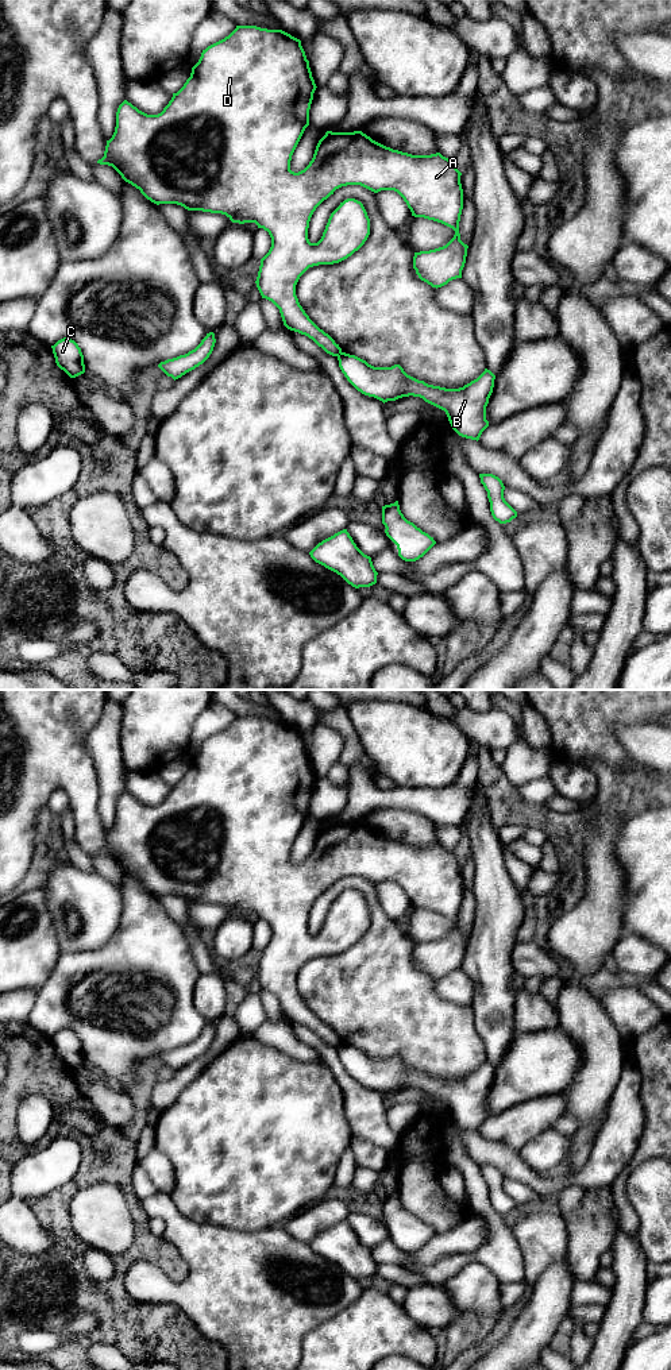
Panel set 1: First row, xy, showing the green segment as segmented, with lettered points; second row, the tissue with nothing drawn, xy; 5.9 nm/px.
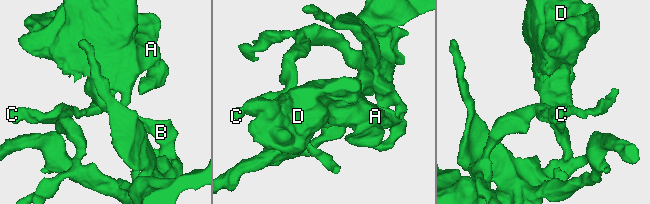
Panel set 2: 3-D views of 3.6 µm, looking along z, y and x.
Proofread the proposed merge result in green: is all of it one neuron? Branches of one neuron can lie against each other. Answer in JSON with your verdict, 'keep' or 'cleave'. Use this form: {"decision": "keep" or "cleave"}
{"decision": "cleave"}

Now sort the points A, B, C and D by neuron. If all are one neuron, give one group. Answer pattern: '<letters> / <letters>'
A D / B C

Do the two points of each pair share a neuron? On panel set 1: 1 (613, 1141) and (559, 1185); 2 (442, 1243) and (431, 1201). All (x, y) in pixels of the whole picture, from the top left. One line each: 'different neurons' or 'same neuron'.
1: same neuron
2: different neurons

